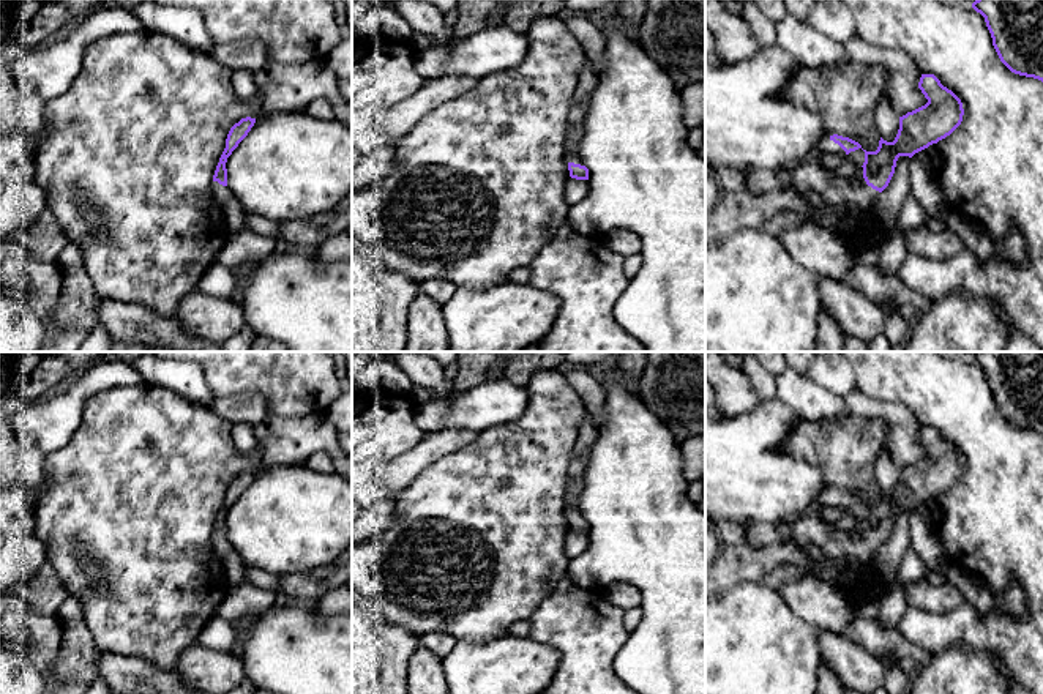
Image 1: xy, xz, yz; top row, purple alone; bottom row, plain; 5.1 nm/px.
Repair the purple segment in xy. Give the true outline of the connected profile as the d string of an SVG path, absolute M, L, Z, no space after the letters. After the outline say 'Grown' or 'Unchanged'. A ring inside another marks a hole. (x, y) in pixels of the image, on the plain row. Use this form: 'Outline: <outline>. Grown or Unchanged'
Outline: M246 470L230 481L226 492L226 502L213 528L213 547L224 565L229 585L245 582L246 569L249 565L241 558L234 544L227 539L226 516L232 505L238 500L238 497L248 489L254 476L256 472Z. Grown

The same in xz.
Outline: M585 415L578 427L578 440L568 467L568 487L565 492L565 508L570 530L576 533L589 533L589 522L581 513L581 494L584 487L584 473L589 465L590 451L596 438L596 426Z. Grown

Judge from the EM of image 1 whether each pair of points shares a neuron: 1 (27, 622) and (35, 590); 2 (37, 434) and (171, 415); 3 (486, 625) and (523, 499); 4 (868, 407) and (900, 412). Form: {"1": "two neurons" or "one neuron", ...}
{"1": "two neurons", "2": "two neurons", "3": "one neuron", "4": "one neuron"}

